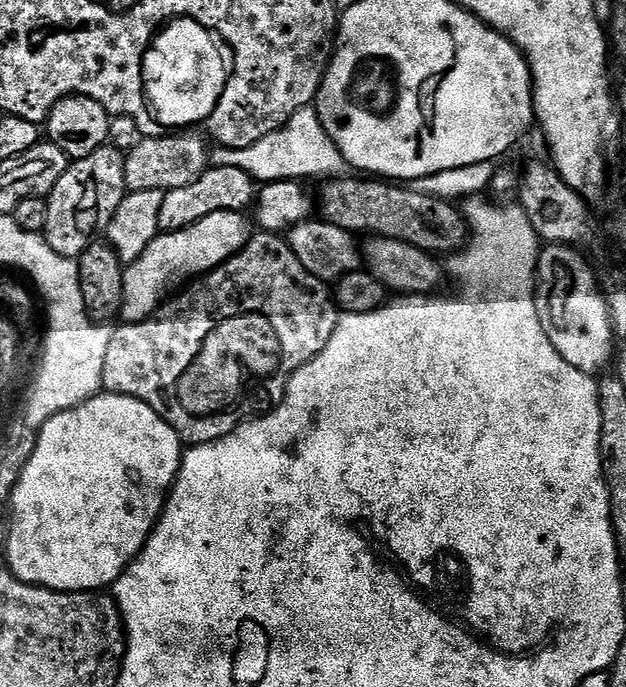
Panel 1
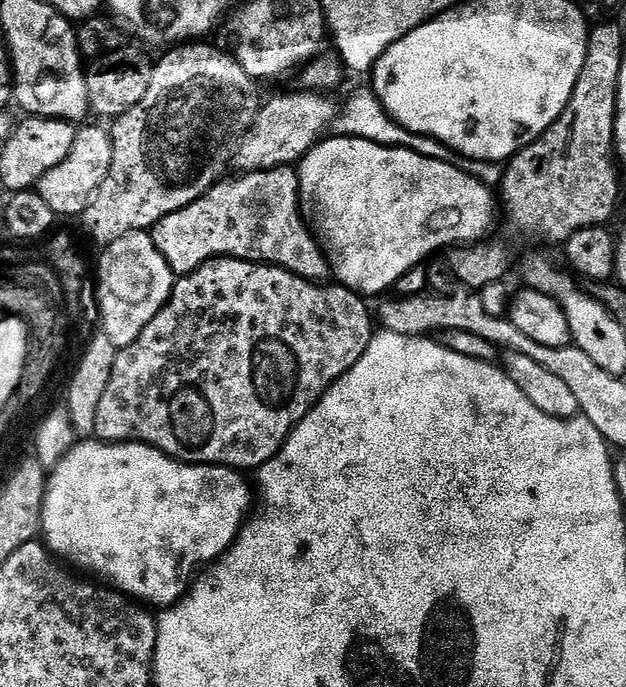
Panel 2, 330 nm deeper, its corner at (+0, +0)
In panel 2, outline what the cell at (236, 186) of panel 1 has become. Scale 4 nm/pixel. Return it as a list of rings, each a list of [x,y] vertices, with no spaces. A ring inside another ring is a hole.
[[[295,167],[271,168],[265,172],[236,174],[233,180],[224,178],[205,196],[190,206],[162,218],[150,230],[154,246],[166,258],[176,274],[187,274],[201,268],[208,260],[222,256],[233,256],[235,260],[252,260],[256,264],[273,264],[285,268],[304,280],[324,282],[329,279],[328,259],[306,223],[300,207],[300,173]]]

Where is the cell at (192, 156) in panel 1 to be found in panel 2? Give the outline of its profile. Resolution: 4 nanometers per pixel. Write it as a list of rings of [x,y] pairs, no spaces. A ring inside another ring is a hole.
[[[316,90],[299,91],[276,96],[269,104],[268,101],[261,103],[254,122],[238,141],[234,164],[240,167],[237,169],[241,173],[265,172],[271,168],[295,165],[331,129],[338,113],[338,104],[328,97],[331,95],[321,94]]]

